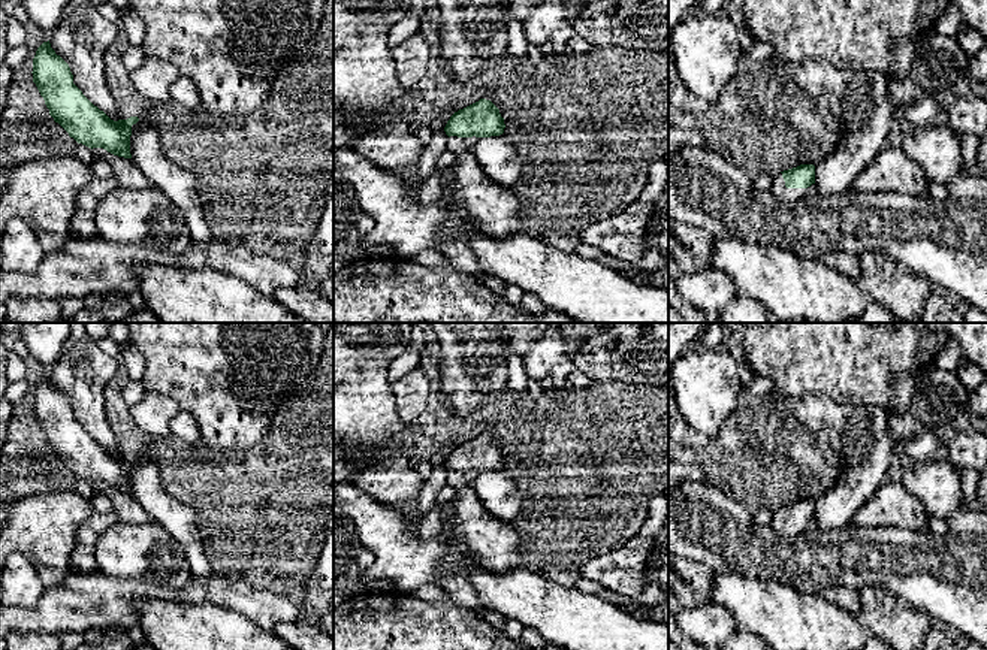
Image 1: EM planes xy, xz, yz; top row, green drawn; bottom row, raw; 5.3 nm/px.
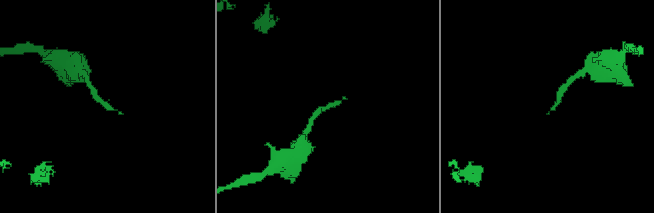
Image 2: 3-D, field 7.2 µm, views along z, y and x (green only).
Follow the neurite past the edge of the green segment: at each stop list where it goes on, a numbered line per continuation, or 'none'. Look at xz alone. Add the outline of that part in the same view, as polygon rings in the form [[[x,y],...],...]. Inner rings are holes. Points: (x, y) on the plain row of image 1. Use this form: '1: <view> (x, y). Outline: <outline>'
none

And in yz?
1: yz (788, 531). Outline: [[[782,508],[773,511],[770,526],[773,530],[785,539],[793,539],[806,529],[806,523],[787,523]]]

